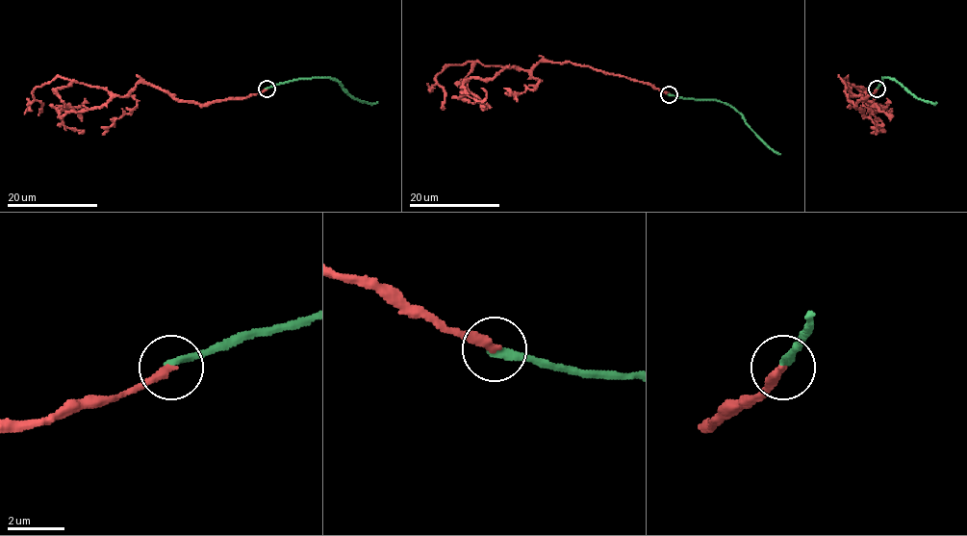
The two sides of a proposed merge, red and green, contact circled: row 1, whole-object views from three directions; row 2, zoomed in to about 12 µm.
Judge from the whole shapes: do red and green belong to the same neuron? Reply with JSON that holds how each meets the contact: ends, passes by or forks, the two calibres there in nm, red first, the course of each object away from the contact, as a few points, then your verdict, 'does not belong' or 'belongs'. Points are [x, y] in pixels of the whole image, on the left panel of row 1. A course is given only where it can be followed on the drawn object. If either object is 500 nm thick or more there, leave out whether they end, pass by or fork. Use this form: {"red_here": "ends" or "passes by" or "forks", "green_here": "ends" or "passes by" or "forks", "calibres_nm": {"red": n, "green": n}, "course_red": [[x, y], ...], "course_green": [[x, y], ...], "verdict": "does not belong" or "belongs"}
{"red_here": "ends", "green_here": "ends", "calibres_nm": {"red": 320, "green": 240}, "course_red": [[266, 89], [206, 104], [172, 98], [142, 83], [118, 96], [55, 77], [32, 92], [41, 104], [38, 115]], "course_green": [[266, 88], [297, 79], [334, 78], [355, 98], [377, 103]], "verdict": "does not belong"}

